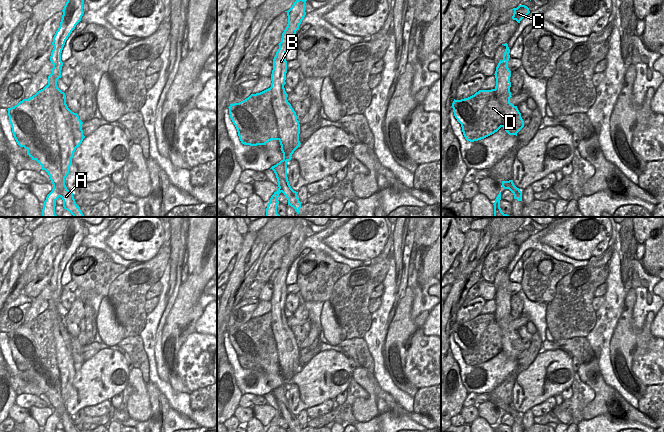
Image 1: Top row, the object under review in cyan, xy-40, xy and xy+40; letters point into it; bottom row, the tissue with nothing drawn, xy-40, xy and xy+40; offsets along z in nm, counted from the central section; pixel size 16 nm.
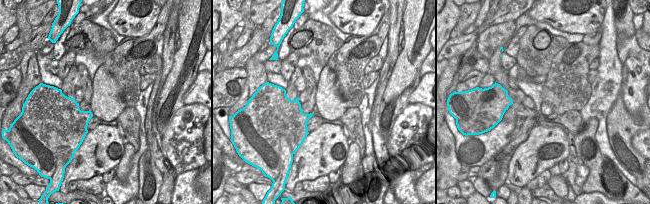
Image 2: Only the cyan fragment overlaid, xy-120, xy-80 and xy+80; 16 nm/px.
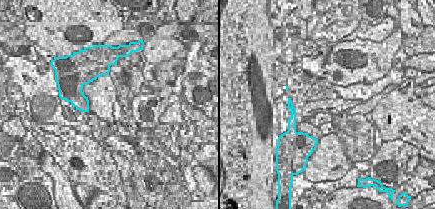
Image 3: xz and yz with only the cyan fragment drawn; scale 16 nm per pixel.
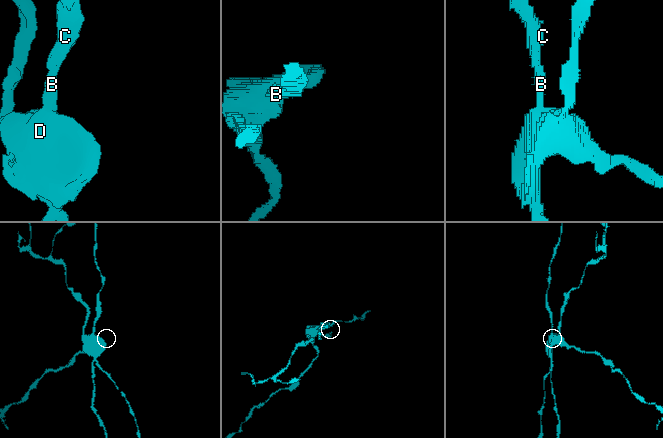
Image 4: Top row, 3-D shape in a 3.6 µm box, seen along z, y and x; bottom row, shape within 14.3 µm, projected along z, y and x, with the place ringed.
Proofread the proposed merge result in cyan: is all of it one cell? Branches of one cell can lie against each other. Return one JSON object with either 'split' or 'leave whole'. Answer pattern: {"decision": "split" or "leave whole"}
{"decision": "split"}

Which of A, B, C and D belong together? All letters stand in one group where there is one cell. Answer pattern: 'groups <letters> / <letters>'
groups A D / B C

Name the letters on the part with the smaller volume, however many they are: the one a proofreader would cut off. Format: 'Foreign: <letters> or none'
Foreign: B, C

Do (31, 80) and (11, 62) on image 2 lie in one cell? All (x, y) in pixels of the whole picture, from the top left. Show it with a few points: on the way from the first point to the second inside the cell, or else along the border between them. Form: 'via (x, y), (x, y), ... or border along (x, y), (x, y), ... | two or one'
border along (35, 51), (27, 51), (18, 66) | two

